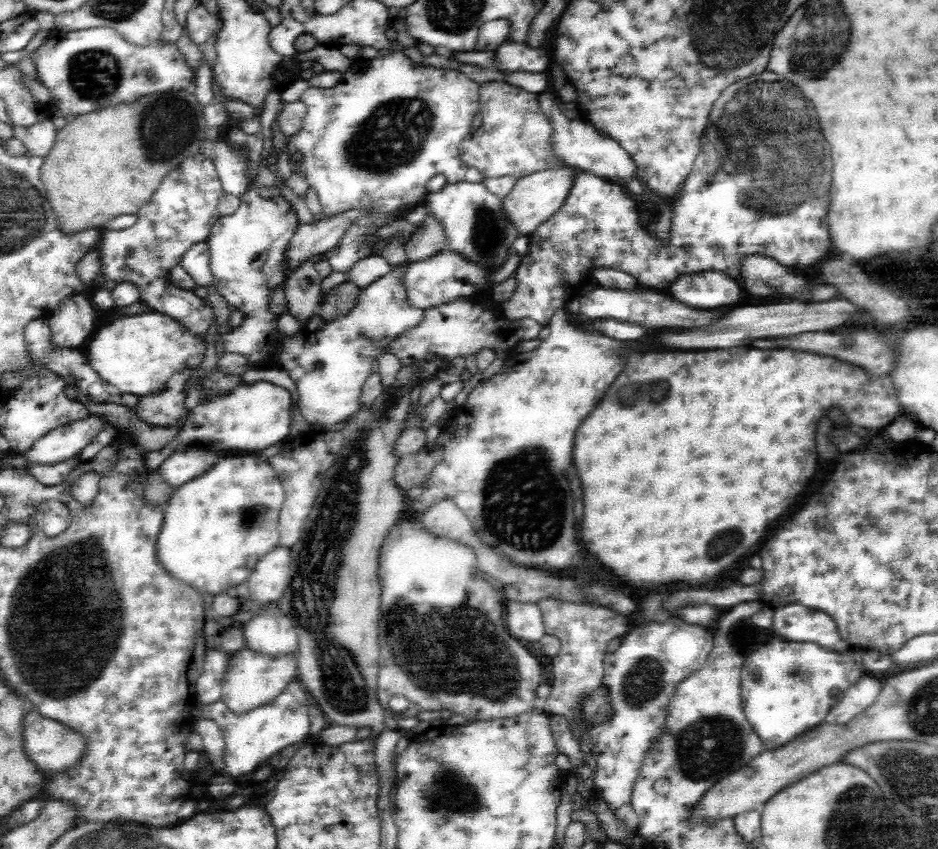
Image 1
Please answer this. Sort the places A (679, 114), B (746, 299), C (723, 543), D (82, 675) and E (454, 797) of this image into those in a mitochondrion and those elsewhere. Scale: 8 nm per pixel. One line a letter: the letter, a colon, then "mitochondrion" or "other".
A: other
B: other
C: mitochondrion
D: mitochondrion
E: mitochondrion

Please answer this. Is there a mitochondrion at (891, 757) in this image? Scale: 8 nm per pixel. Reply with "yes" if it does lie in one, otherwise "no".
yes

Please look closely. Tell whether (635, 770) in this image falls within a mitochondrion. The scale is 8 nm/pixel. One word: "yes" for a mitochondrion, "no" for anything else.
no

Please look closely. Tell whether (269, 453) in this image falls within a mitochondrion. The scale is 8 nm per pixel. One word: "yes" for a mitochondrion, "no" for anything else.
no

